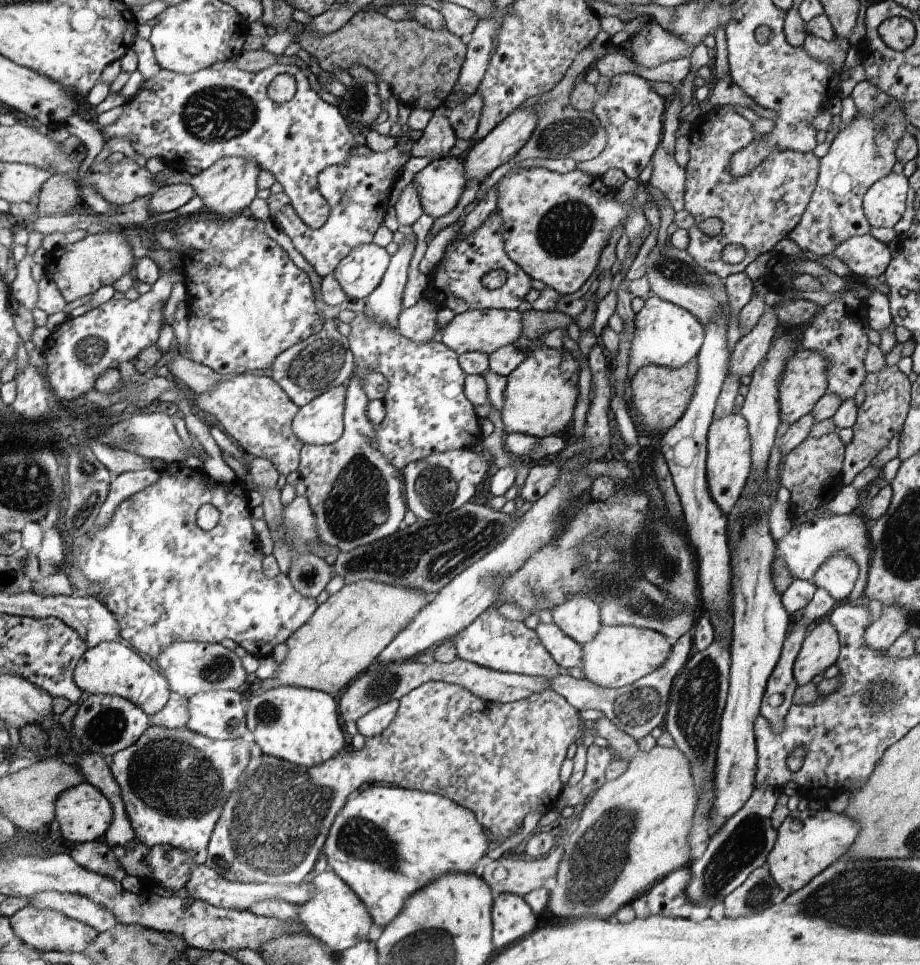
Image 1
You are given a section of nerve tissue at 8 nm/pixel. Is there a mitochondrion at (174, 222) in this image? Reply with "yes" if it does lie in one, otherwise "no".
no

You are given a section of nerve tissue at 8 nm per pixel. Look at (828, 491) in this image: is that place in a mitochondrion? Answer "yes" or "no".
no

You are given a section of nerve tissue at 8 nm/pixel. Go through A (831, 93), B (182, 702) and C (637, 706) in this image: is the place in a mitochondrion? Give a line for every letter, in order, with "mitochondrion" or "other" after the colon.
A: other
B: other
C: mitochondrion

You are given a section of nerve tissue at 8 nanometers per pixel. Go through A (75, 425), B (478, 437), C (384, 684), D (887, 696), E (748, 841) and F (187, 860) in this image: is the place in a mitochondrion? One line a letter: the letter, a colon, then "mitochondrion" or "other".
A: other
B: other
C: mitochondrion
D: mitochondrion
E: mitochondrion
F: other

